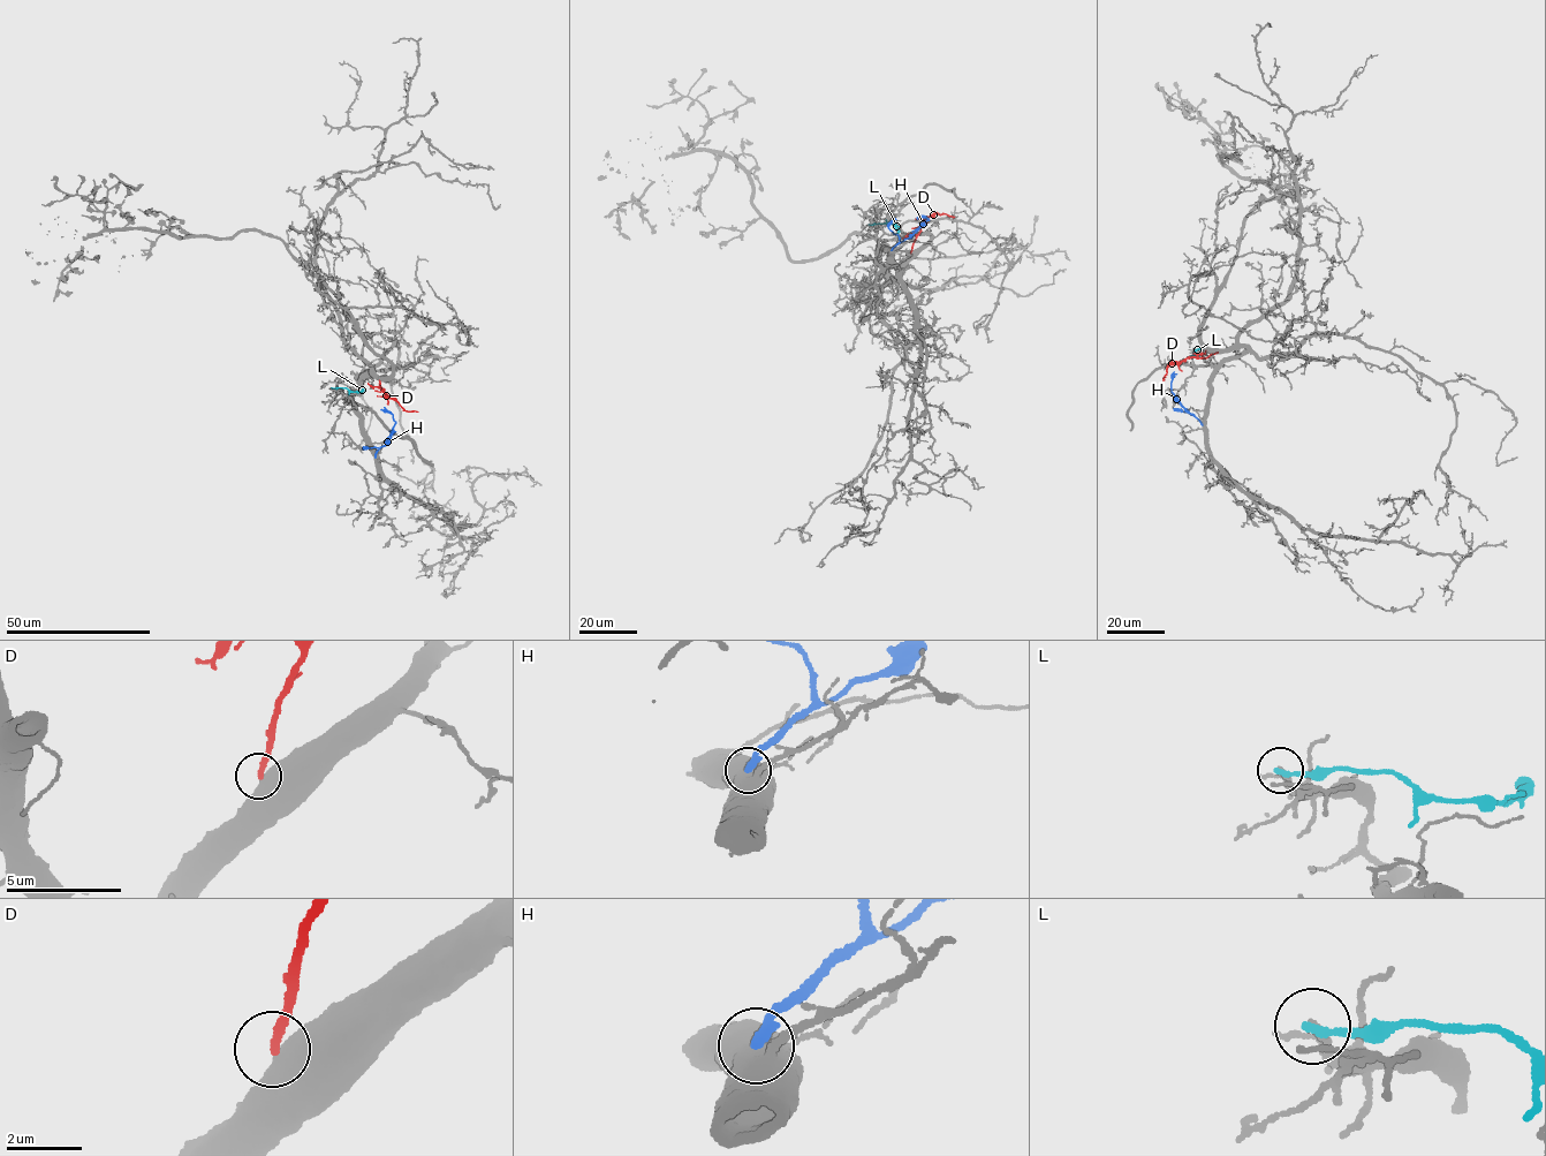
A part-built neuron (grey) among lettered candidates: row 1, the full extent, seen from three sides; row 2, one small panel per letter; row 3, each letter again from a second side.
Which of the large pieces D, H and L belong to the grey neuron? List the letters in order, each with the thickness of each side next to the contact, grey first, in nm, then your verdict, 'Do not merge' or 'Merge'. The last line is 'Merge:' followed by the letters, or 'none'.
D: Thickness 800 nm (grey) against 240 nm. Merge
H: Thickness 800 nm (grey) against 280 nm. Do not merge
L: Thickness 130 nm (grey) against 200 nm. Do not merge
Merge: D

